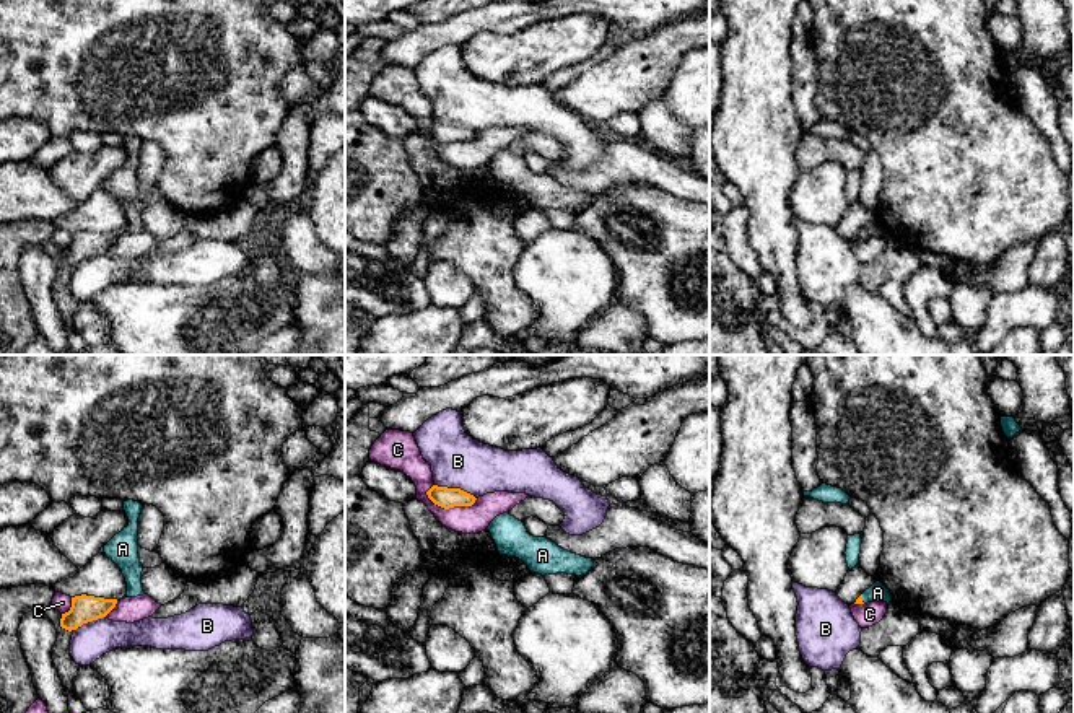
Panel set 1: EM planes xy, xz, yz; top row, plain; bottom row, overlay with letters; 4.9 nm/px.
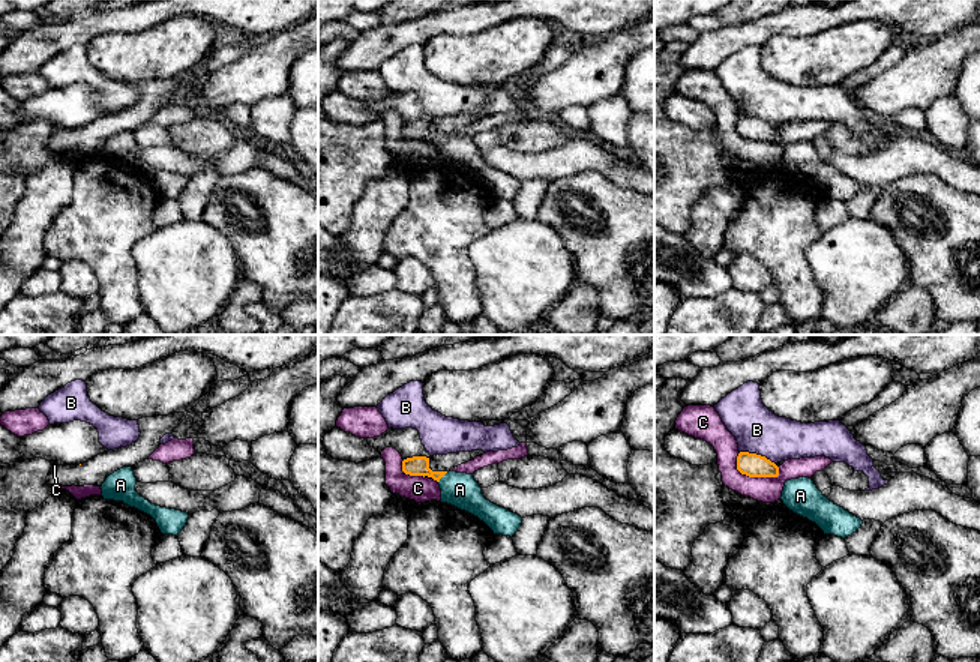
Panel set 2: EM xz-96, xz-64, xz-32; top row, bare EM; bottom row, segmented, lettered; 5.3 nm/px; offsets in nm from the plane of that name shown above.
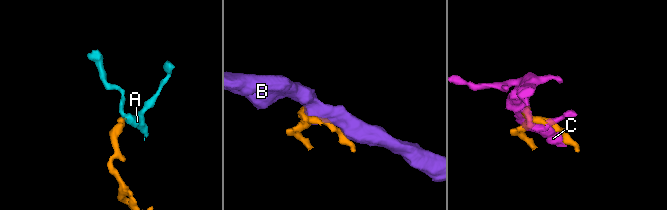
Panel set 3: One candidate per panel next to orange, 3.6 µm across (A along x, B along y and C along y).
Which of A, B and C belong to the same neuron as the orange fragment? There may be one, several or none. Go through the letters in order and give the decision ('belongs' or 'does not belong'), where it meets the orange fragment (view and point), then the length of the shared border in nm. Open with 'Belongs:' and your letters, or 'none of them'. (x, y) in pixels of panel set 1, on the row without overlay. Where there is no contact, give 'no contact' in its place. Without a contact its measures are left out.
Belongs: A
A: belongs | yz (861, 235) | 50 nm
B: does not belong | xz (456, 124) | 220 nm
C: does not belong | xz (451, 142) | 260 nm

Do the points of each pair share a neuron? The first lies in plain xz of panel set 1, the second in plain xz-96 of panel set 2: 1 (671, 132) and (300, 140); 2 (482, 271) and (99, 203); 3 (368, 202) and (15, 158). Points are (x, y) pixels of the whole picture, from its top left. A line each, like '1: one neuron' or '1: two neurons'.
1: two neurons
2: one neuron
3: one neuron

